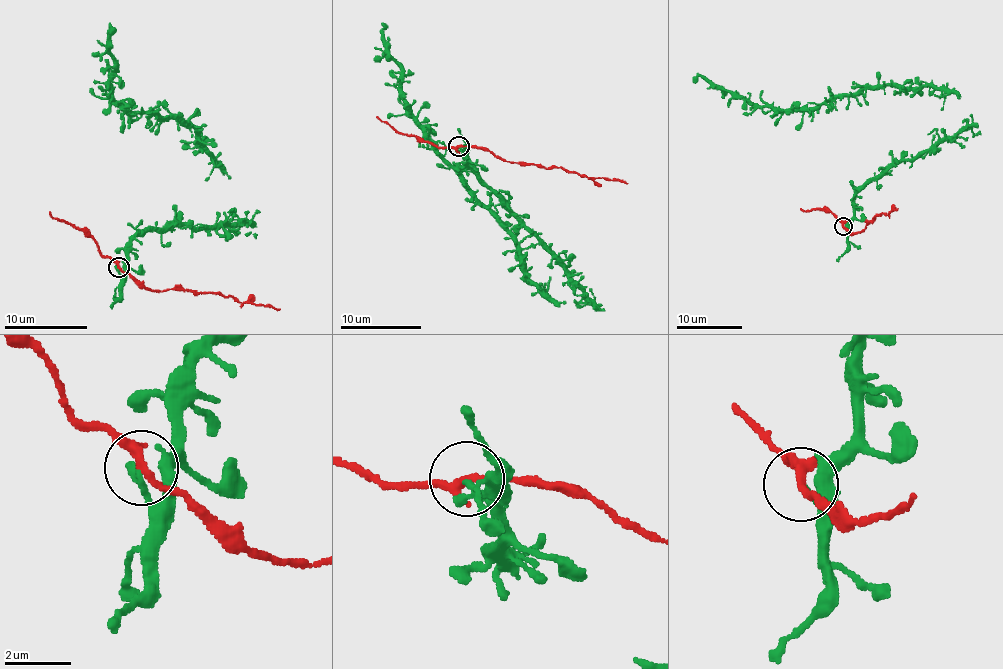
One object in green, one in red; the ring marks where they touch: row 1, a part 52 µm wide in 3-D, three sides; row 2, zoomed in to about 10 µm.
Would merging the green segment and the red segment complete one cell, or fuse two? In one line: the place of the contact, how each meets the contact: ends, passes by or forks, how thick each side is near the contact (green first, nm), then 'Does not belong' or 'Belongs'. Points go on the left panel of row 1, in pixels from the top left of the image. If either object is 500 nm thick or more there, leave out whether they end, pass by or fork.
Place: (118, 267). At the ring green ends. At the ring red passes by. Thickness 240 nm (green) against 240 nm. Does not belong

